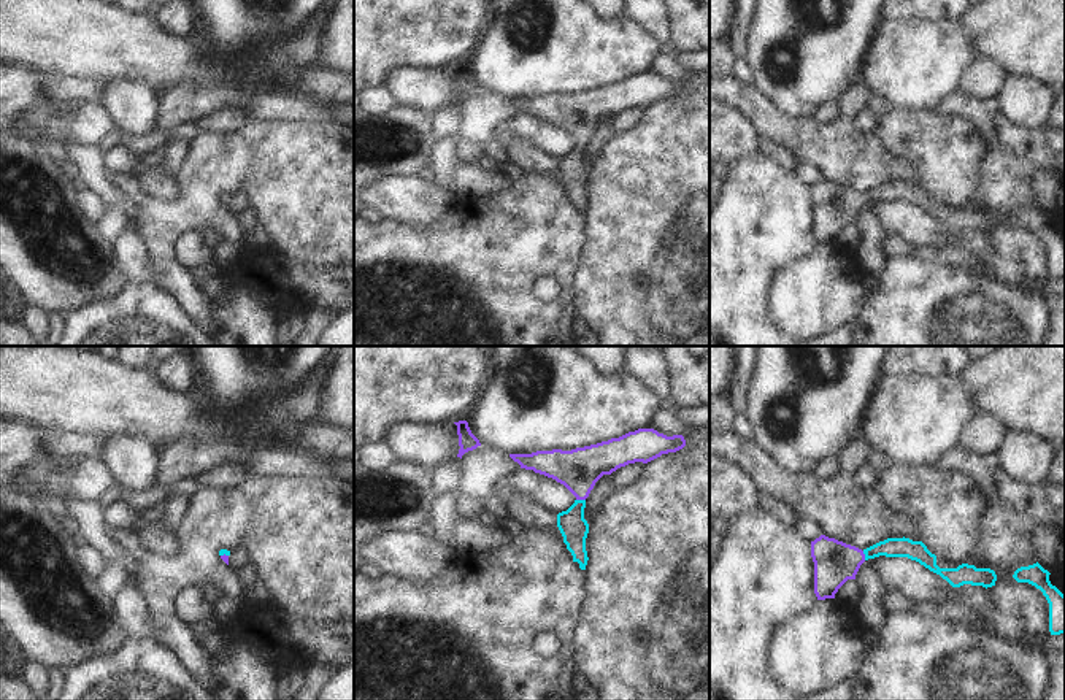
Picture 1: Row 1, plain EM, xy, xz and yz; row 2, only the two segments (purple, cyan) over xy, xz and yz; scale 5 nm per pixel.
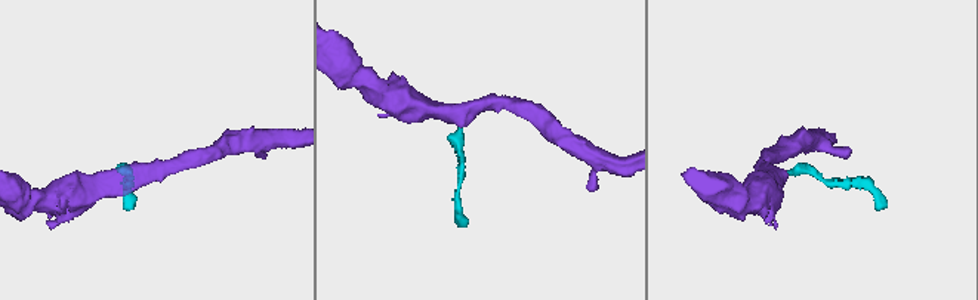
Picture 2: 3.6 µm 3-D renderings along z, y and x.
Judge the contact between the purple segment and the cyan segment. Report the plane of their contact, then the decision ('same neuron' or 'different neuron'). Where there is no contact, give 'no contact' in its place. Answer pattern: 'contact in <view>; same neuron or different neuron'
contact in xz; same neuron

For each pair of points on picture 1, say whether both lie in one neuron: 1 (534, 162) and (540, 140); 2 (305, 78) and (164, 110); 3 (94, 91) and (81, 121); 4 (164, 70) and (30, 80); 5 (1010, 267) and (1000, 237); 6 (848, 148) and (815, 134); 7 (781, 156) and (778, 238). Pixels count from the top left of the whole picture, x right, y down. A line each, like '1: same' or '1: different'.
1: different
2: same
3: different
4: different
5: same
6: same
7: different

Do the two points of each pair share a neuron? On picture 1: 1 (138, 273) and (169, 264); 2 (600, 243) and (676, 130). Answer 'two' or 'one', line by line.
1: two
2: one

